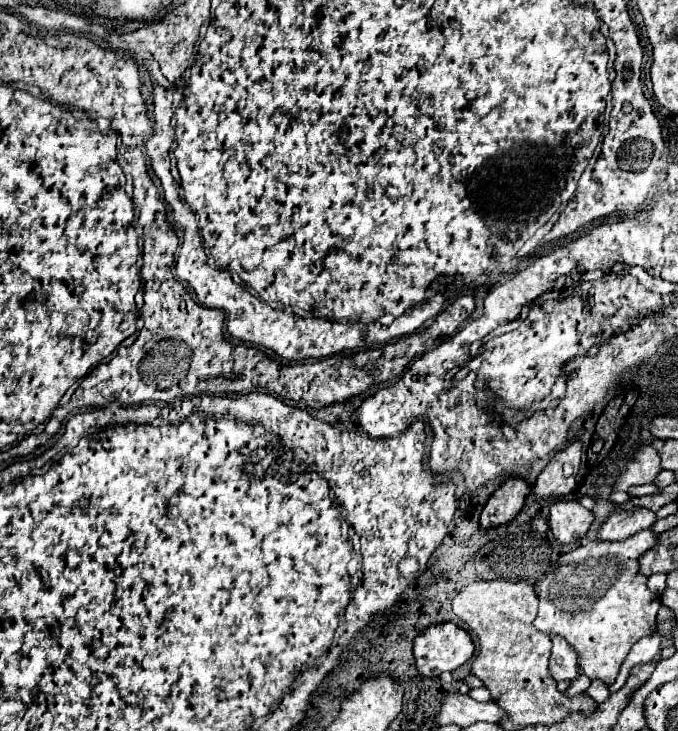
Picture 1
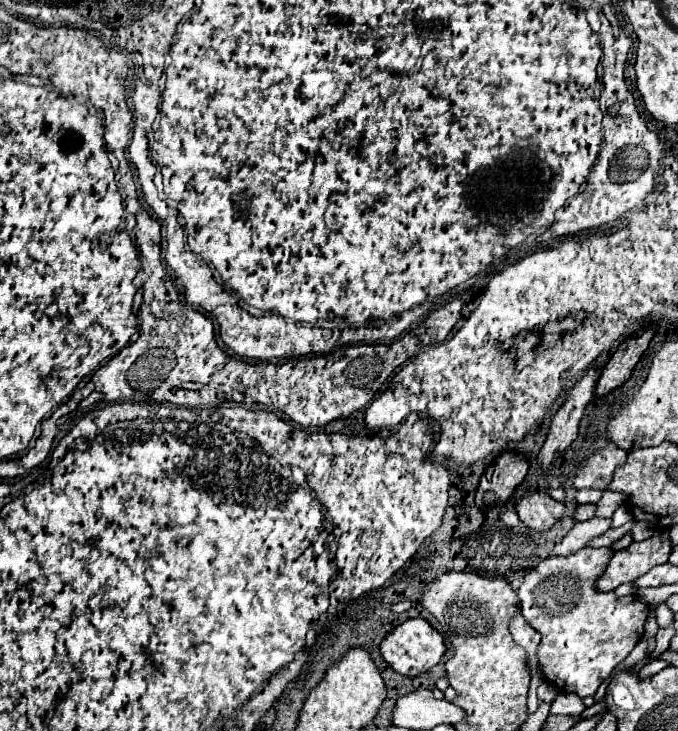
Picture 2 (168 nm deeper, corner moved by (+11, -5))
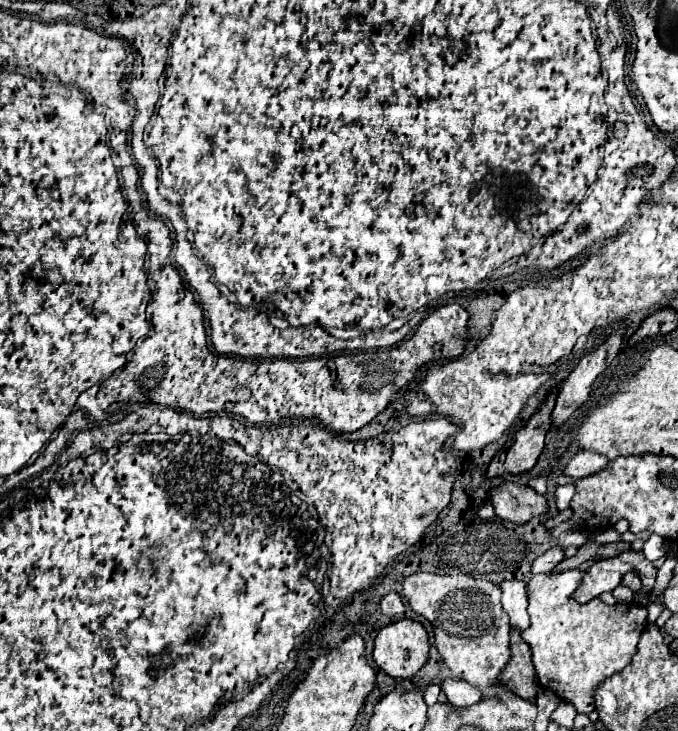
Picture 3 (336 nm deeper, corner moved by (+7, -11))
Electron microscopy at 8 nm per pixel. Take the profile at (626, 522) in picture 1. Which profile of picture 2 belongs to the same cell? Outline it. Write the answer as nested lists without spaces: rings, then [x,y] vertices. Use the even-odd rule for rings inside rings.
[[[592,517],[584,523],[576,523],[564,537],[560,543],[554,545],[550,555],[570,555],[574,551],[580,551],[586,547],[586,543],[598,535],[602,535],[604,531],[610,529],[610,519],[598,519]]]

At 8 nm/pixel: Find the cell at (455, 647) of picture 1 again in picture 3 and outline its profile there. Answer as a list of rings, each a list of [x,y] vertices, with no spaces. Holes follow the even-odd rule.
[[[400,619],[400,621],[384,627],[378,633],[378,637],[374,641],[374,661],[390,677],[410,679],[430,659],[430,641],[428,639],[430,639],[428,631],[424,629],[422,623],[412,621],[412,619]]]

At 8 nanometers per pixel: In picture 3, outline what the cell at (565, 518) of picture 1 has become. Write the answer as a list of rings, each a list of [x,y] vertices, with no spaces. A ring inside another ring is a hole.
[[[510,481],[492,491],[492,505],[500,519],[512,521],[516,525],[524,525],[530,519],[548,513],[548,501],[544,495],[538,495],[528,485],[518,485]]]

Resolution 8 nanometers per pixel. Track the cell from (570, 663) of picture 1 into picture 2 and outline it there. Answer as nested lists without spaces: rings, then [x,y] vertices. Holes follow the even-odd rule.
[[[514,613],[510,625],[508,625],[514,641],[518,645],[522,645],[528,653],[528,667],[530,667],[531,681],[528,691],[528,713],[533,714],[538,709],[538,699],[536,699],[536,689],[538,685],[544,681],[542,679],[542,673],[540,673],[540,667],[538,667],[538,661],[536,661],[536,645],[540,643],[540,635],[524,621],[522,613]]]

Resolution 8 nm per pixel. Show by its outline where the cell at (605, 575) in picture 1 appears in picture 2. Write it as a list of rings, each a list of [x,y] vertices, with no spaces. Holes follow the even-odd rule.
[[[586,547],[568,557],[548,557],[524,577],[524,583],[518,589],[520,611],[524,603],[524,619],[542,635],[536,655],[544,679],[556,685],[560,691],[576,693],[578,697],[592,697],[598,691],[598,687],[610,677],[616,665],[628,657],[628,653],[644,635],[644,623],[648,617],[646,603],[640,603],[634,595],[616,597],[612,591],[600,593],[594,589],[594,579],[600,577],[610,555],[612,555],[610,547],[600,549]]]

